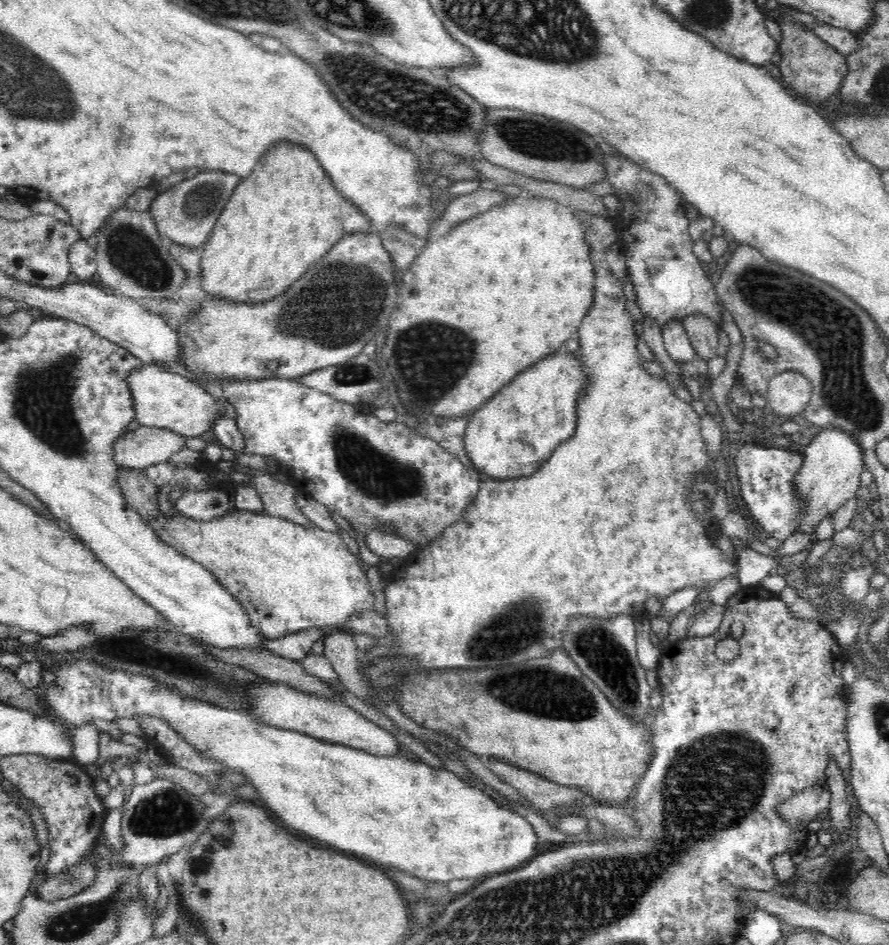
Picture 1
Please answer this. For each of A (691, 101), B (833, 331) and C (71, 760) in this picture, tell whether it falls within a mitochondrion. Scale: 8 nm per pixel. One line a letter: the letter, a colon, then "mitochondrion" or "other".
A: other
B: mitochondrion
C: other

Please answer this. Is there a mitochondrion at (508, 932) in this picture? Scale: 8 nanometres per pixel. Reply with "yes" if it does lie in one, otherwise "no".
yes

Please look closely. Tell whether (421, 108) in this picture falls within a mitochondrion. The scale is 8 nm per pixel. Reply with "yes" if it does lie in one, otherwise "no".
yes

